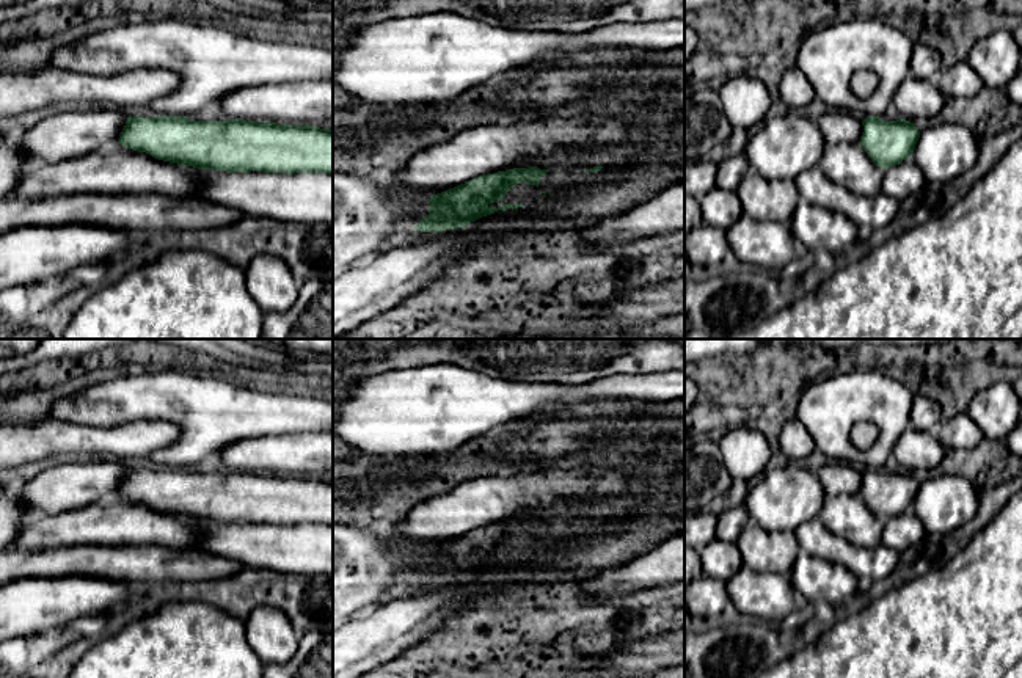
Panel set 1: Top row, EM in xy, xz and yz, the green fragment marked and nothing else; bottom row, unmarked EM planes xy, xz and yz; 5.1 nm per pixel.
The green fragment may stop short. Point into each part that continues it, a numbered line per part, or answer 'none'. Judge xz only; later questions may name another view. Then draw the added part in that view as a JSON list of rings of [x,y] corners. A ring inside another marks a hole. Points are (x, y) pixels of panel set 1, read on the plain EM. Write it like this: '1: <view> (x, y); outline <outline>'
none

